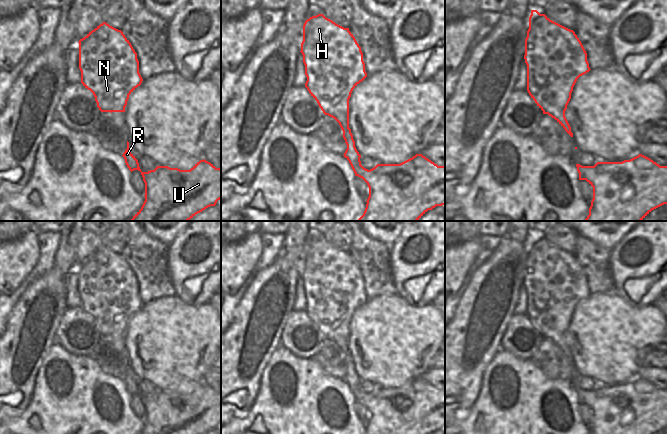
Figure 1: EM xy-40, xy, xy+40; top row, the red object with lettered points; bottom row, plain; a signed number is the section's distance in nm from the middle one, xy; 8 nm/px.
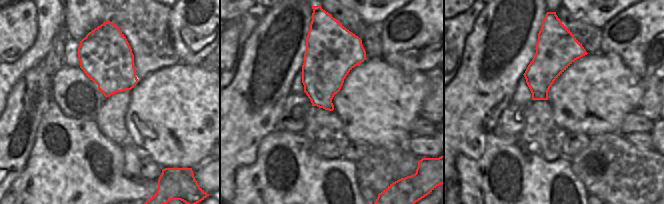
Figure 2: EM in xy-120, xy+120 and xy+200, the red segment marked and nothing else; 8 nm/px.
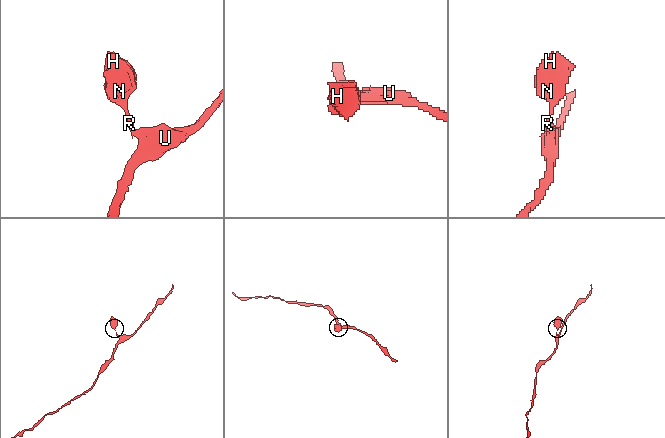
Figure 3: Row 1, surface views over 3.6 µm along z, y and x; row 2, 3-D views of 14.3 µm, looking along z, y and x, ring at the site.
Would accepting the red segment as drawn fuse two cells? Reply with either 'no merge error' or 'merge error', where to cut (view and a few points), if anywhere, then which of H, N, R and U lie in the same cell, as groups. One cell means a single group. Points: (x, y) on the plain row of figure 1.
no merge error | no cut | H N R U

